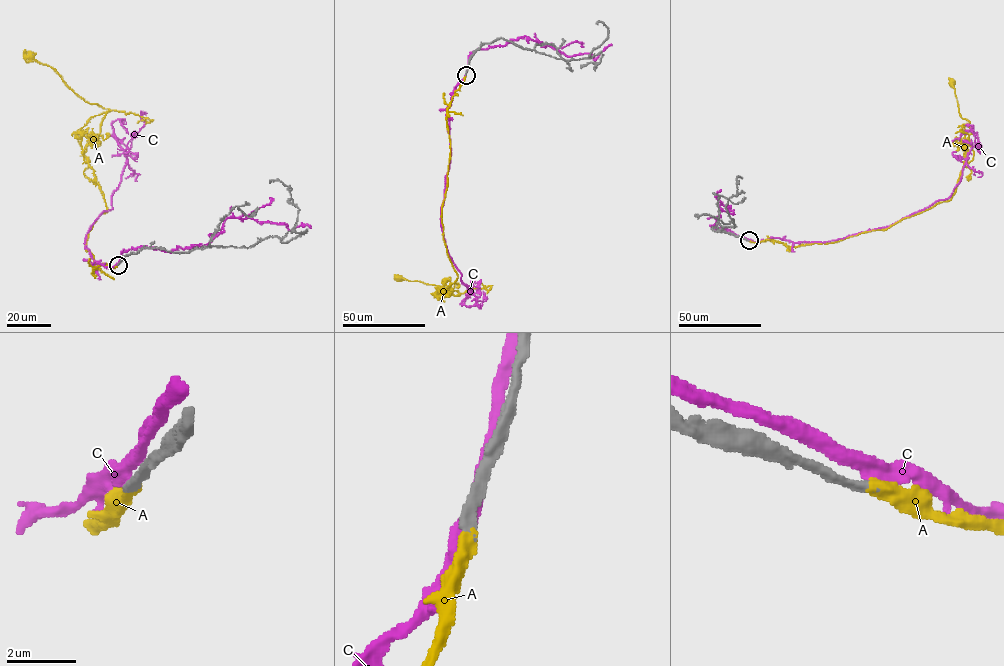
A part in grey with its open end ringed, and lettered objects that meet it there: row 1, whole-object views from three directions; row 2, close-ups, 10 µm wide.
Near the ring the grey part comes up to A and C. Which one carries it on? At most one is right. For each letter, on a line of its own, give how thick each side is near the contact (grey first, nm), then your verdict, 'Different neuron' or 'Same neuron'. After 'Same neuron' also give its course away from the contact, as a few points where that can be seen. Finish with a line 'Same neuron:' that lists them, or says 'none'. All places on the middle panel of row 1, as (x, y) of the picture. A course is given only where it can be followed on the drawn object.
A: Thickness 320 nm (grey) against 380 nm. Same neuron. Its course: (465, 75), (447, 109), (450, 156), (441, 207), (457, 277), (440, 294), (459, 295), (398, 278)
C: Thickness 320 nm (grey) against 440 nm. Different neuron
Same neuron: A

